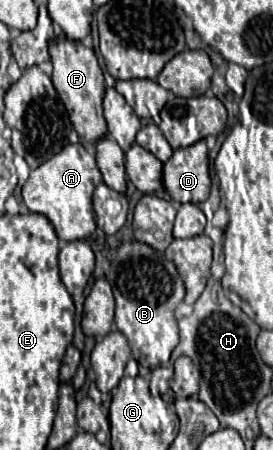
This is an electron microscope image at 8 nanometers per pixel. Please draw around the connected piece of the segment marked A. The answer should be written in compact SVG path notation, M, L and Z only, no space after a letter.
M76 143L76 145L68 145L52 159L30 171L30 177L22 187L22 199L32 213L42 213L50 219L50 223L56 229L56 235L62 241L66 243L78 241L90 237L96 231L92 193L100 183L102 183L102 175L96 165L96 155L92 147L84 147L82 143Z

